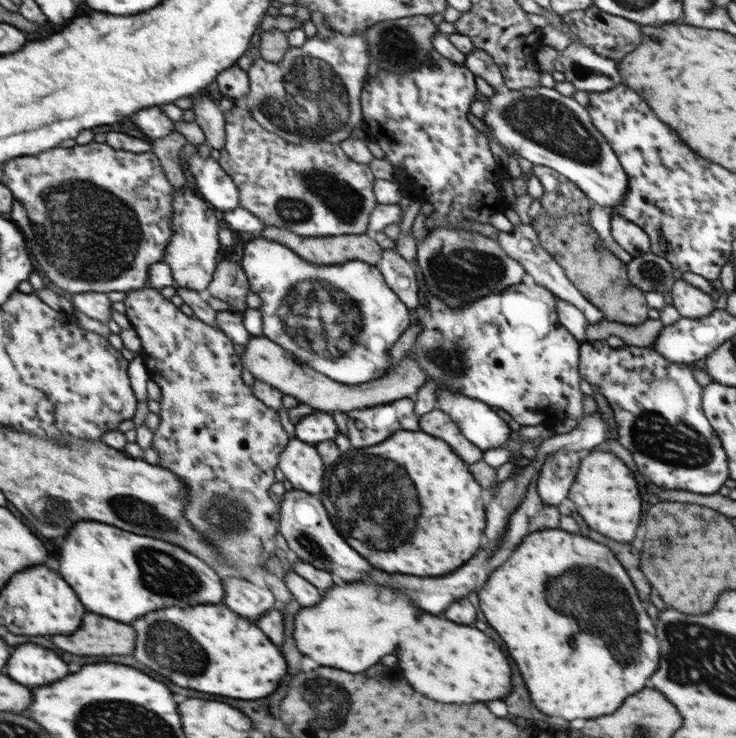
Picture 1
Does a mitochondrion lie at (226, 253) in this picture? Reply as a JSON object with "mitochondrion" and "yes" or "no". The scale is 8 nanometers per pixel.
{"mitochondrion":"no"}

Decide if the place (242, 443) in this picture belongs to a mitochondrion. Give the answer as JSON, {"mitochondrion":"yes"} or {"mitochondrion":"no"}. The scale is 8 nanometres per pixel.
{"mitochondrion":"no"}

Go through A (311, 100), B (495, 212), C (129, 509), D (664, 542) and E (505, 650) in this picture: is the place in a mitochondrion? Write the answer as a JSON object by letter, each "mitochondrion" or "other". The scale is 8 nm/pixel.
{"A":"mitochondrion","B":"other","C":"mitochondrion","D":"mitochondrion","E":"other"}

